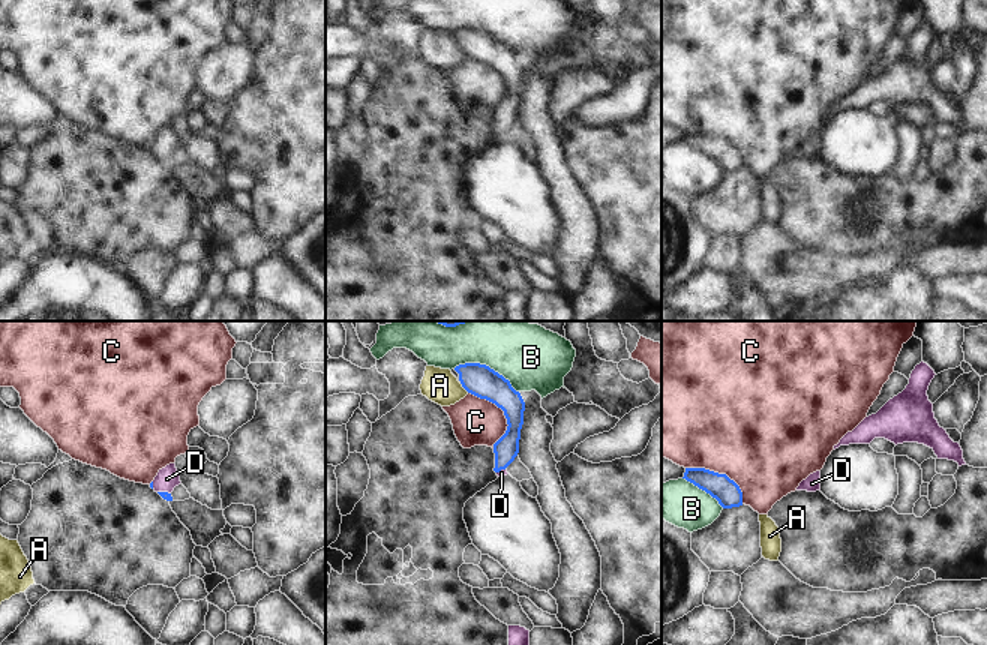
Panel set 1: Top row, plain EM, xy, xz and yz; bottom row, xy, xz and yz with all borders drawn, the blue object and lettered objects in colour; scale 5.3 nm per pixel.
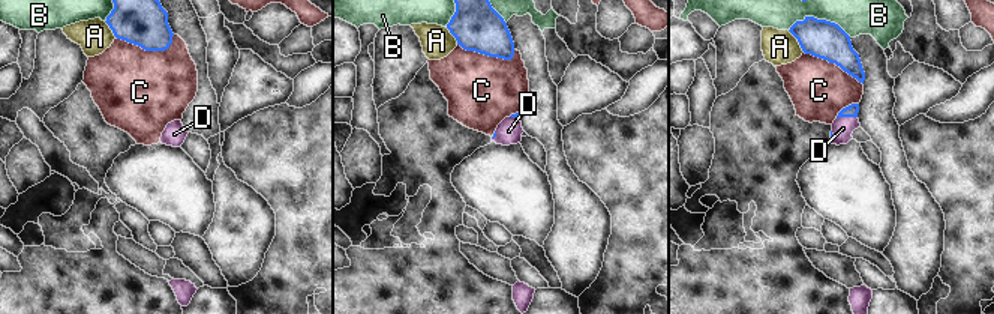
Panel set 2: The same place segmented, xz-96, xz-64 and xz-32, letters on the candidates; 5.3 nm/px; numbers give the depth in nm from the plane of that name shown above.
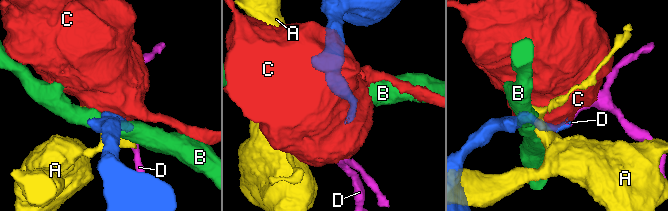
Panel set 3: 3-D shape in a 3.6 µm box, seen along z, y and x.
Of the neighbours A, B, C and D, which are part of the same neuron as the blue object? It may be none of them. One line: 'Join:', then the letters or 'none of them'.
Join: D

